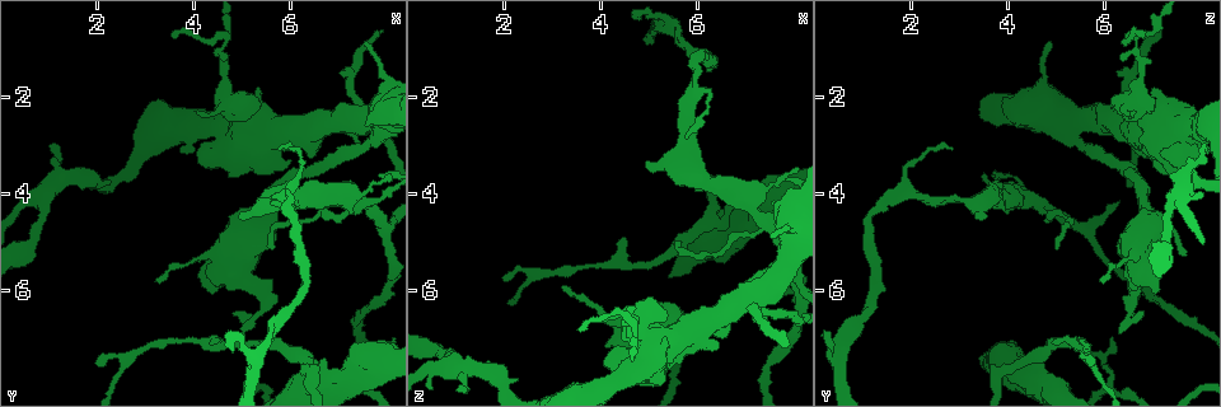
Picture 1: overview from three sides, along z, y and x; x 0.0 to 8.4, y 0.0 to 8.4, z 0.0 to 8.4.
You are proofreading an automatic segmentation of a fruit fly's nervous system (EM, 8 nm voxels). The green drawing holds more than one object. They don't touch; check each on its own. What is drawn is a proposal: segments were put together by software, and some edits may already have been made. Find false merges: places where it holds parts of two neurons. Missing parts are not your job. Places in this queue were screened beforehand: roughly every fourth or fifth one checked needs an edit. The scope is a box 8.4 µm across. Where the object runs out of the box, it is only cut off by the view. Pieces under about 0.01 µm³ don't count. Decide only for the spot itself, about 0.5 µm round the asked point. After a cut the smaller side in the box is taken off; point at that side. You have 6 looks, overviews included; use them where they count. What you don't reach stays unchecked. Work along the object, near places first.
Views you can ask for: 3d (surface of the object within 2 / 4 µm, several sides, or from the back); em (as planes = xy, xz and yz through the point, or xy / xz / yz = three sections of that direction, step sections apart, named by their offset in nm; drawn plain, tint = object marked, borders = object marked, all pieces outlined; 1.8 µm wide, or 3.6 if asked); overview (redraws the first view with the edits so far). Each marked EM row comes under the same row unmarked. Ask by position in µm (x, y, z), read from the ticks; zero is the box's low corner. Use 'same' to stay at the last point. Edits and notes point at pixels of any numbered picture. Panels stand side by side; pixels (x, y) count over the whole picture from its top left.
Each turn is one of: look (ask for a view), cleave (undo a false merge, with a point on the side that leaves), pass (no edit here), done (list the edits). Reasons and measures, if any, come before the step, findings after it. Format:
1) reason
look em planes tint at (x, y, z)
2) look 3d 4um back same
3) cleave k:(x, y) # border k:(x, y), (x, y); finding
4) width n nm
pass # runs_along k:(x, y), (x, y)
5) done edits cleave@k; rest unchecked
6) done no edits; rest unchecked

thick turns thin
look em 3.6um planes tint at (5.10, 2.40, 6.90)

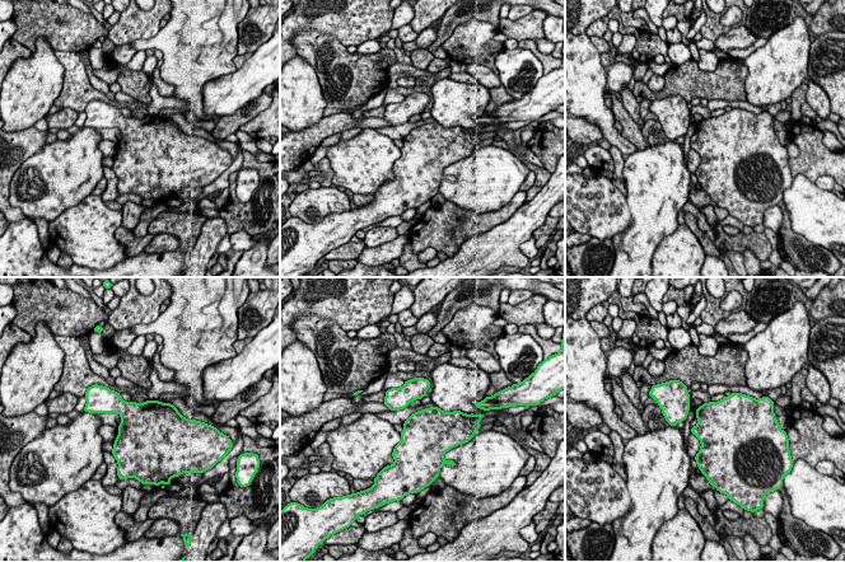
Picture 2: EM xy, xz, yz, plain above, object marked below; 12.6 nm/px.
pass # one neuron here

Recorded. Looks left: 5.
thin arm on a thick one
look 3d 2um at (7.45, 4.25, 4.65)

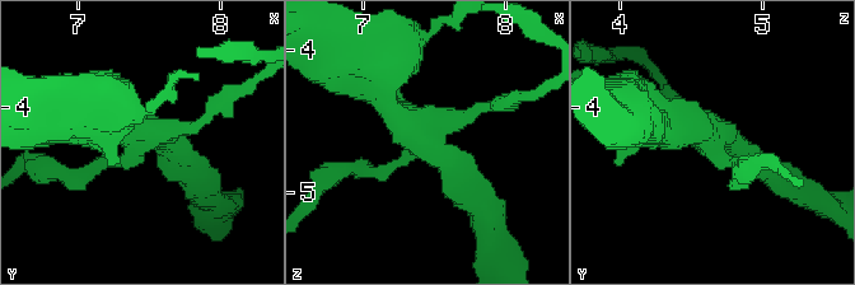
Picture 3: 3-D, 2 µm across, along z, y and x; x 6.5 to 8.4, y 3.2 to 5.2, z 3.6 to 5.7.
arms 4
look em xz step 8 tint at (7.48, 4.20, 4.64)

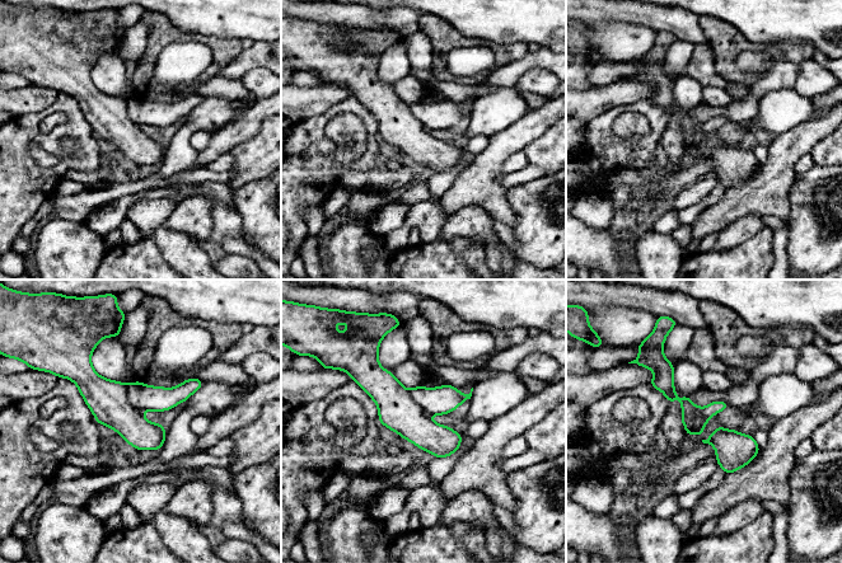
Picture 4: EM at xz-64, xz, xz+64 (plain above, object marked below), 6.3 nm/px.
another direction
look em planes tint same

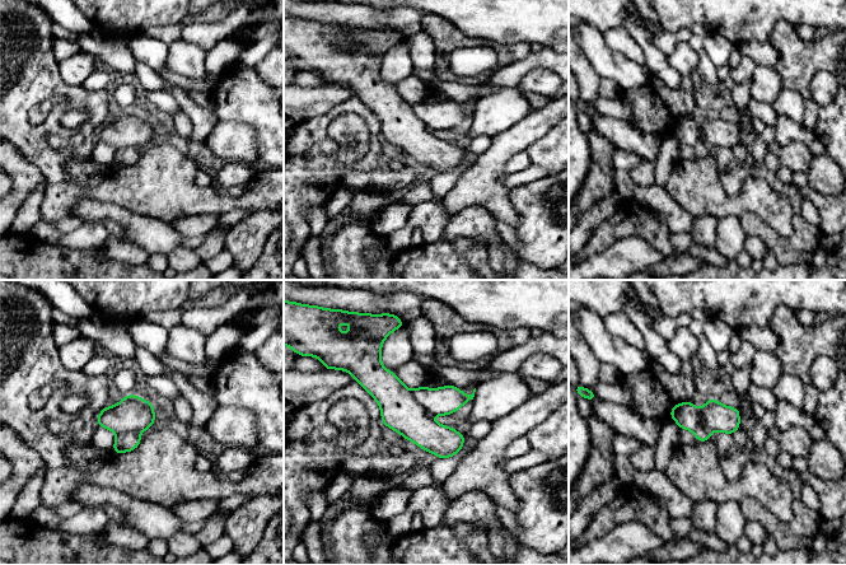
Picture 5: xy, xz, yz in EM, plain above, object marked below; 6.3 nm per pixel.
width 190 nm
cleave 5:(400, 410) # part_leaving 5:(378, 364), (378, 381), (453, 451); a second neuron is stuck on

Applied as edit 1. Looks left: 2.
look overview

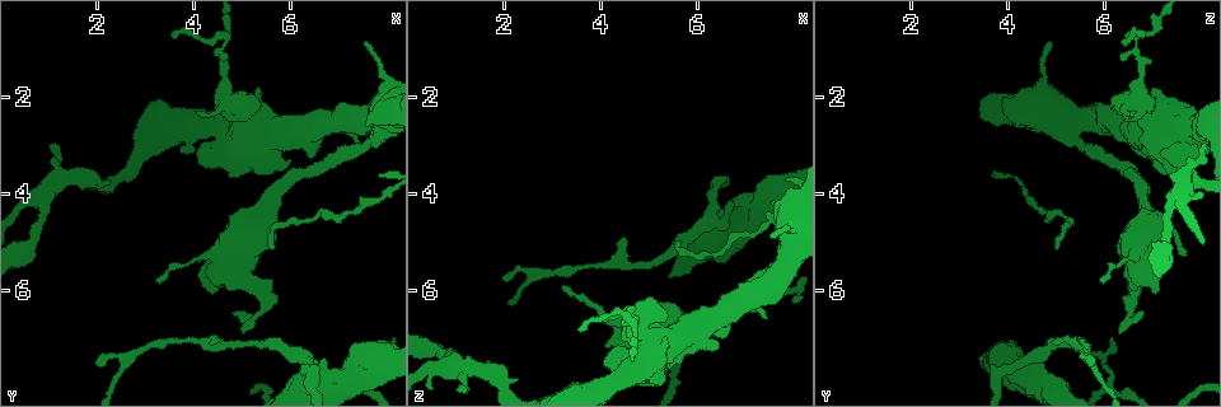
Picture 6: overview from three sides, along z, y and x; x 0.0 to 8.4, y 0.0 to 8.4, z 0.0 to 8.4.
arms part here
look em planes tint at (6.35, 7.35, 4.55)

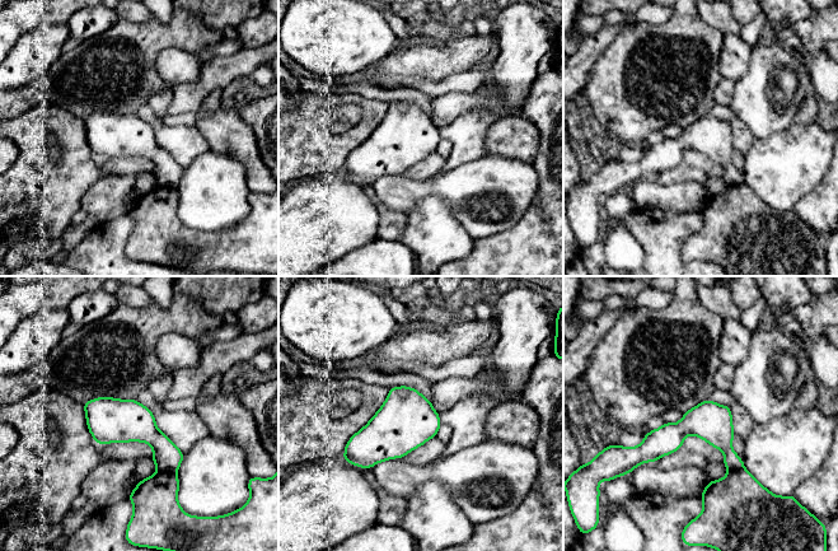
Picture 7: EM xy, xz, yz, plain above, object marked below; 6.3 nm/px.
cleave 7:(167, 457) # border 7:(158, 470), (176, 474); a second neuron is stuck on

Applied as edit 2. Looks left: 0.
done edits cleave@5, cleave@7; rest unchecked

